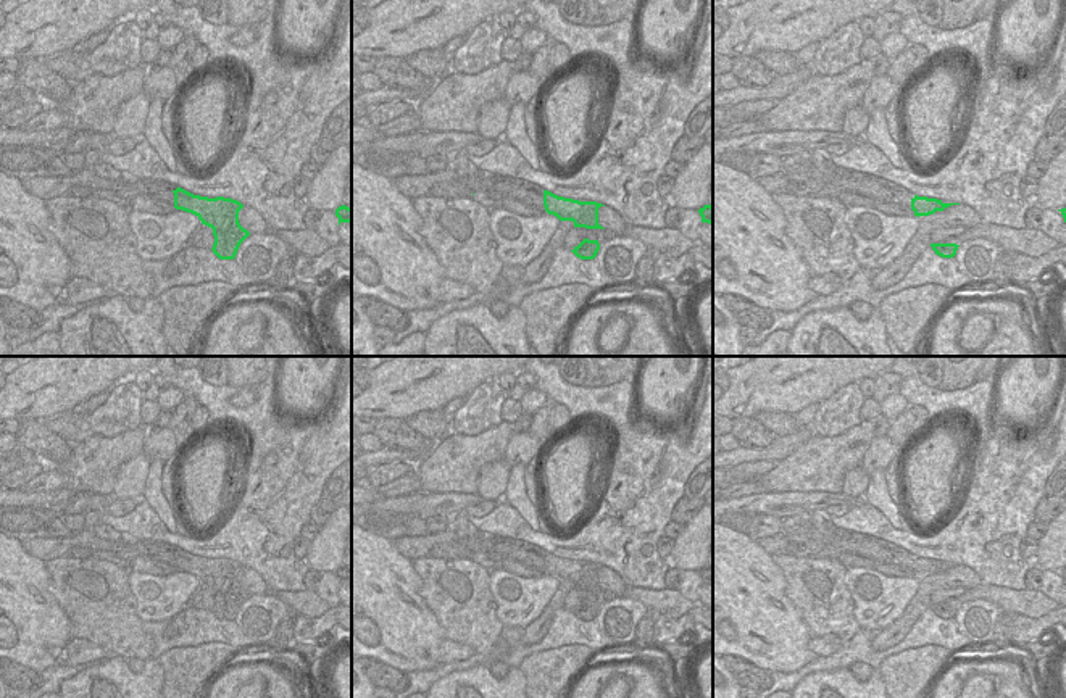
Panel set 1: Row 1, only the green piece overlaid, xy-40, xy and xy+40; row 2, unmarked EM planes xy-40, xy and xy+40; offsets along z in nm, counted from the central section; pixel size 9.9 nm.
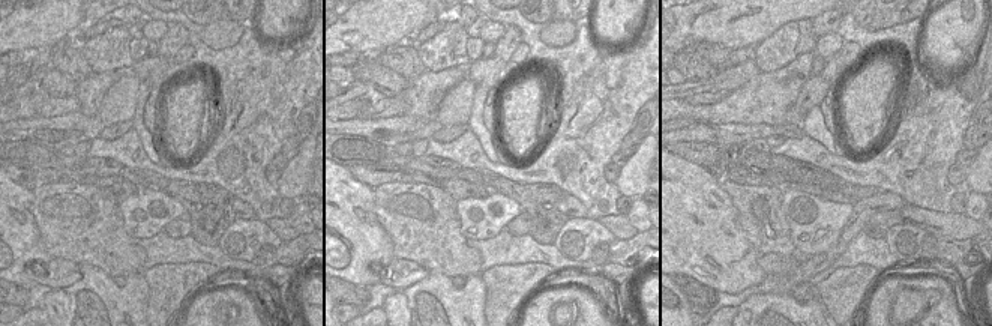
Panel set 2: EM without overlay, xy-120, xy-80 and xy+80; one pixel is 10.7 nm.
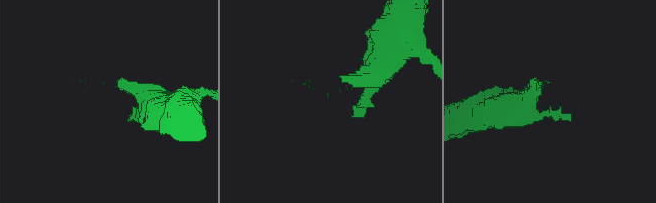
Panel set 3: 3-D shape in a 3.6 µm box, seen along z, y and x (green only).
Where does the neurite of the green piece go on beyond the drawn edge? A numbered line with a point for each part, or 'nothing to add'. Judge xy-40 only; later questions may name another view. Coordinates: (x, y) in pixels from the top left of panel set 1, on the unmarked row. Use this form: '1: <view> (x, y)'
1: xy-40 (158, 550).

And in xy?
1: xy (460, 547).

